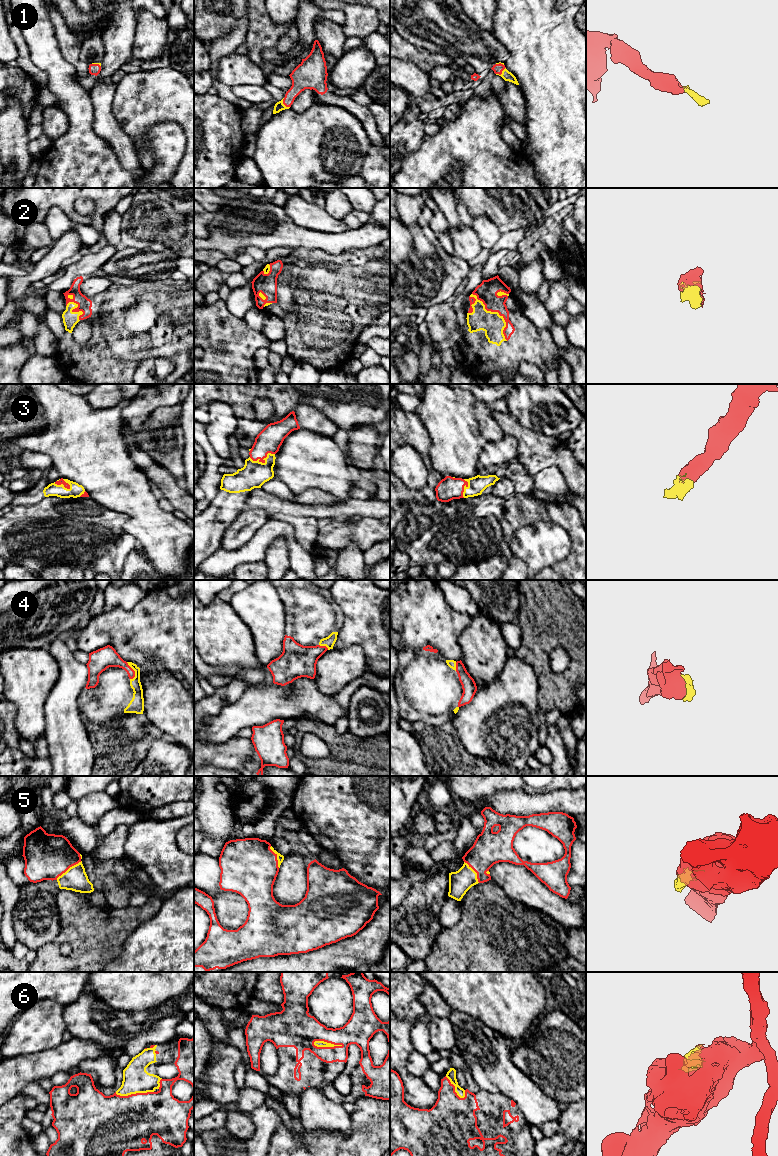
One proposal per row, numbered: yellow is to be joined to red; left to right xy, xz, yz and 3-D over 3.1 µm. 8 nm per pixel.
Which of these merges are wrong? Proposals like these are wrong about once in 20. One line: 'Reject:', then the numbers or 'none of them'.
Reject: none of them

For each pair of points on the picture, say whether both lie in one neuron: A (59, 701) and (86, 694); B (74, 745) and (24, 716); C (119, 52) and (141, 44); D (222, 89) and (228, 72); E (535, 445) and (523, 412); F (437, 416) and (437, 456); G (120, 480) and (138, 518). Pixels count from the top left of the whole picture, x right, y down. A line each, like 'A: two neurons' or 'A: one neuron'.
A: two neurons
B: two neurons
C: two neurons
D: two neurons
E: two neurons
F: one neuron
G: one neuron

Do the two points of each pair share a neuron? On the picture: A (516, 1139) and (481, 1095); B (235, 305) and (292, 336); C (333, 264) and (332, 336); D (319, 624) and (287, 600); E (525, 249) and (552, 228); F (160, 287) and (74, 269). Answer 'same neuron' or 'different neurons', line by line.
A: same neuron
B: different neurons
C: same neuron
D: same neuron
E: same neuron
F: different neurons

